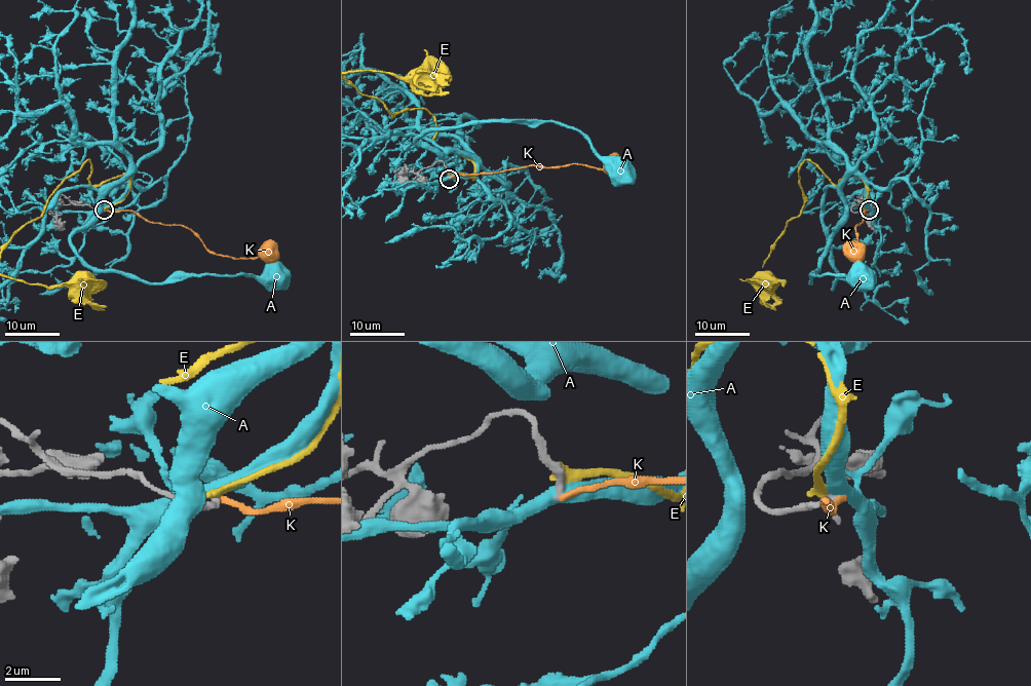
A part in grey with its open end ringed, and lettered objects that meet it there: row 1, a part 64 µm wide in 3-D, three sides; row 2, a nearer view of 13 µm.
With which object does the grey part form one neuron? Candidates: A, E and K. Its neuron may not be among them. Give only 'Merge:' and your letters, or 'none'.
Merge: none

